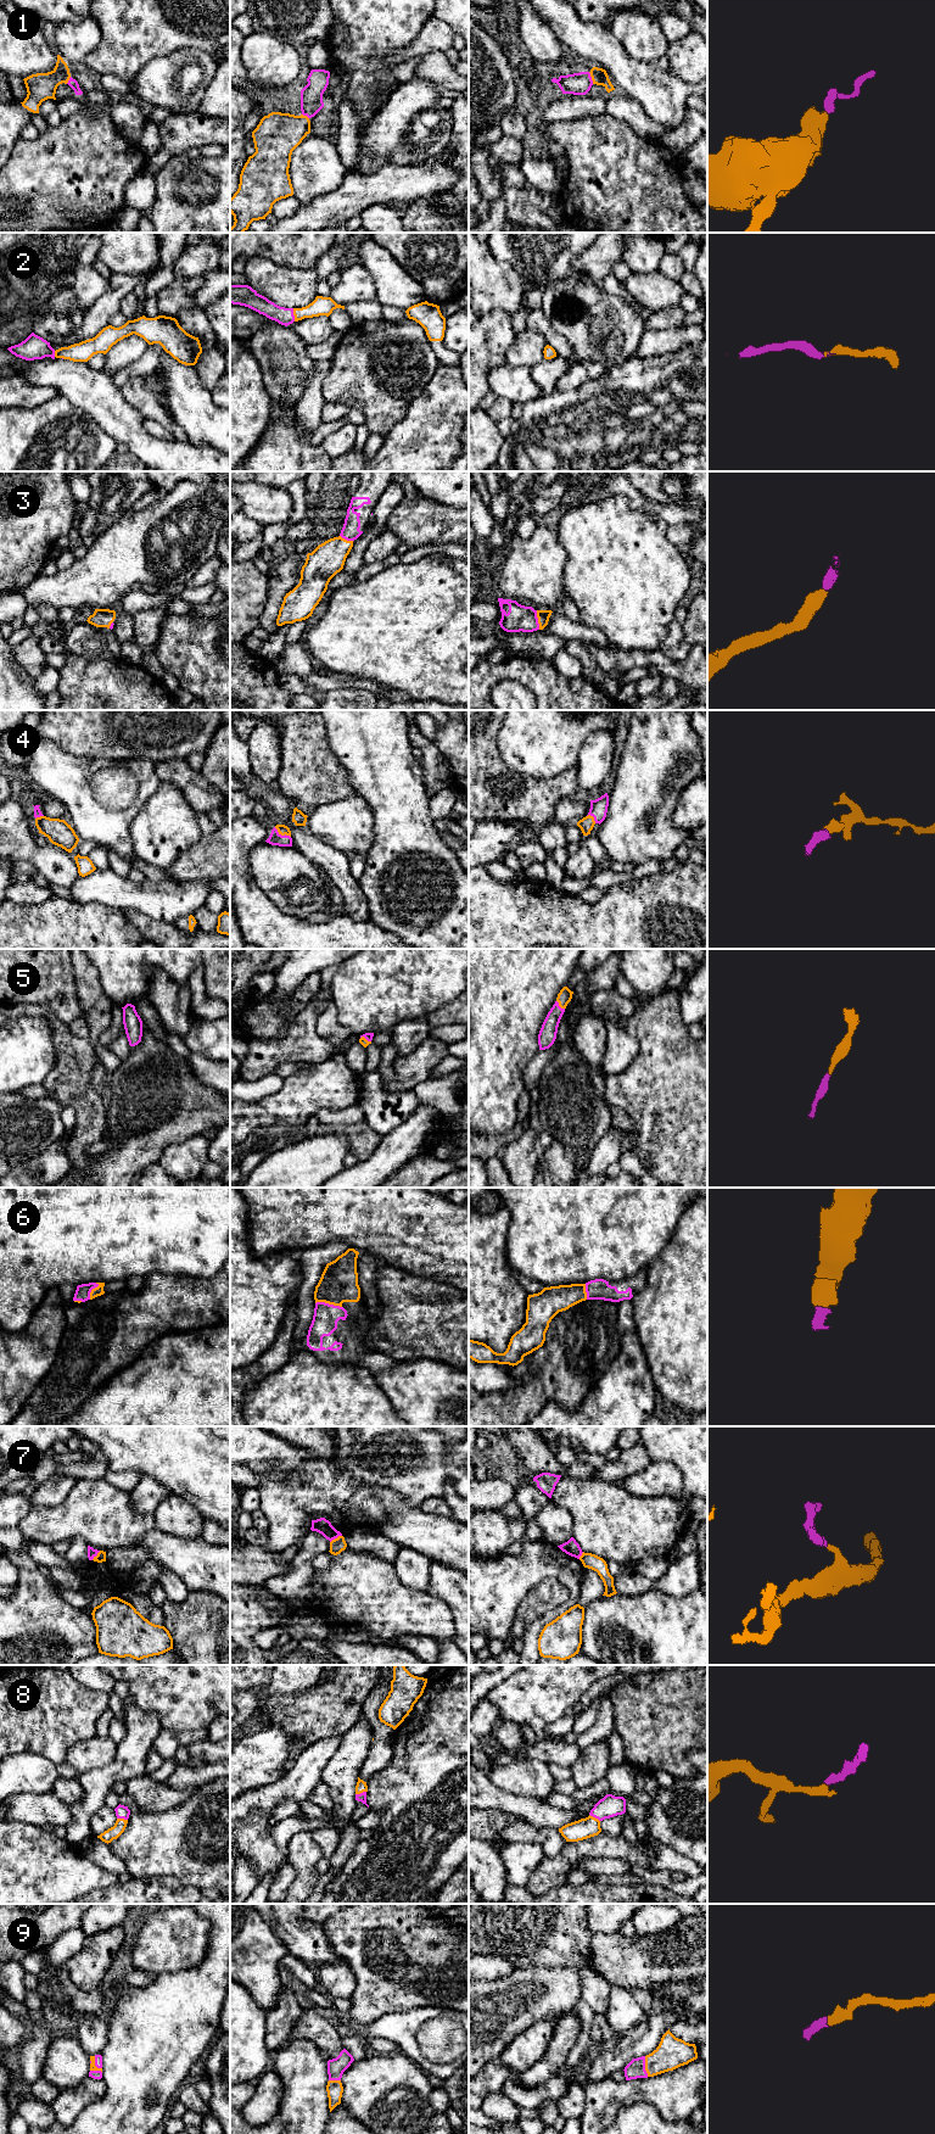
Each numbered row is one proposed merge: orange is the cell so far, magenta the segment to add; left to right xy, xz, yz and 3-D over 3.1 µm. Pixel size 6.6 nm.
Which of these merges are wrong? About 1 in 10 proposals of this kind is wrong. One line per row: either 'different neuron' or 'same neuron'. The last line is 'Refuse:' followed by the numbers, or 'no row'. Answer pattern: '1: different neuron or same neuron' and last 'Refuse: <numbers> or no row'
1: same neuron
2: same neuron
3: same neuron
4: same neuron
5: same neuron
6: same neuron
7: different neuron
8: same neuron
9: same neuron
Refuse: 7

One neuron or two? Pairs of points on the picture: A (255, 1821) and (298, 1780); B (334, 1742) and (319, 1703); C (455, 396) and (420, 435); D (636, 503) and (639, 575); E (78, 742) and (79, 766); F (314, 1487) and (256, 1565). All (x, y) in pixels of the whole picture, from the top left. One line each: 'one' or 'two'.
A: two
B: two
C: one
D: two
E: two
F: two

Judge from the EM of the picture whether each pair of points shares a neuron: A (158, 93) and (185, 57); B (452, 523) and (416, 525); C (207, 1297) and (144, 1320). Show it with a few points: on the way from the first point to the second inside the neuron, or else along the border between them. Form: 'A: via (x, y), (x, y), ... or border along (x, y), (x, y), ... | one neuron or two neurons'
A: via (158, 83), (175, 65) | one neuron
B: via (443, 523), (425, 523) | one neuron
C: via (191, 1303), (164, 1303), (160, 1307) | one neuron

